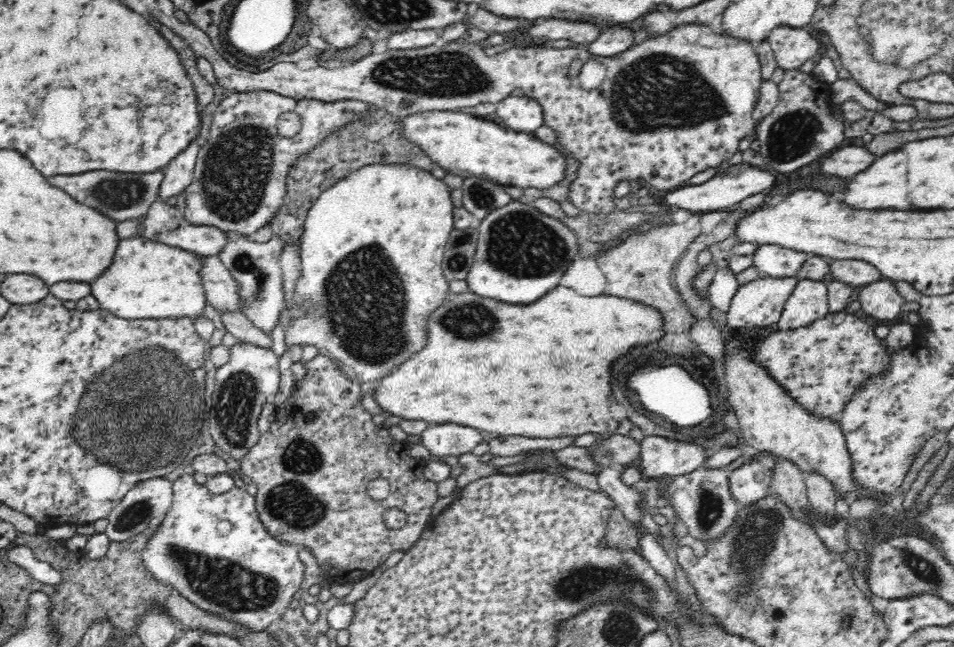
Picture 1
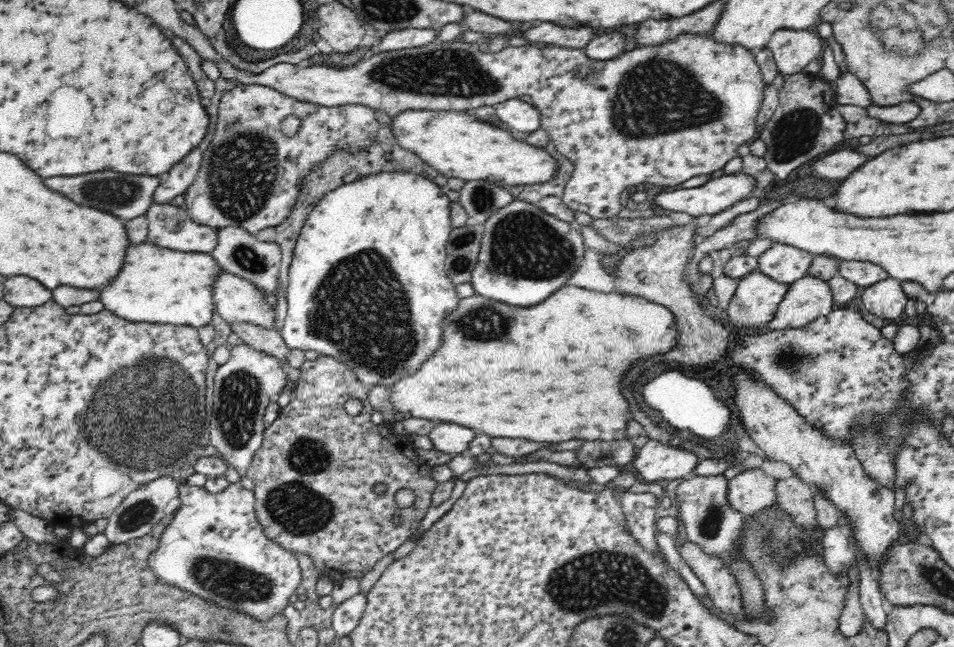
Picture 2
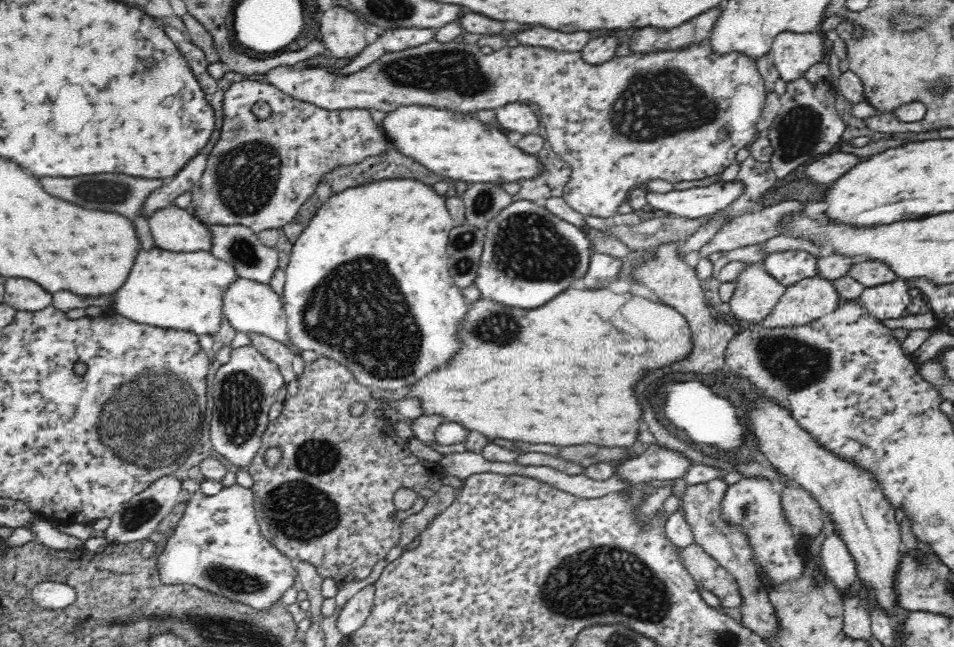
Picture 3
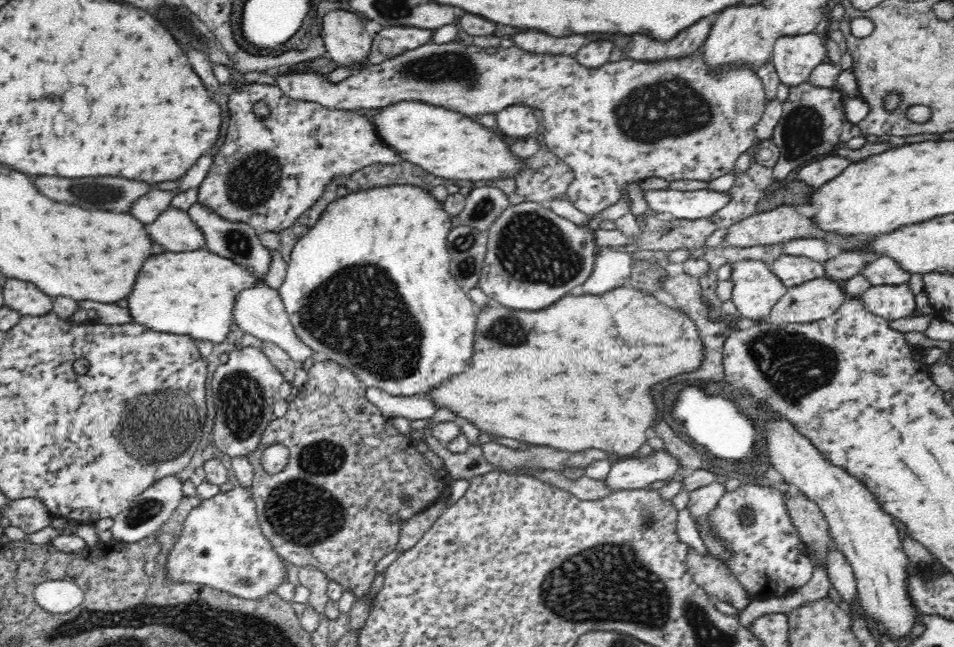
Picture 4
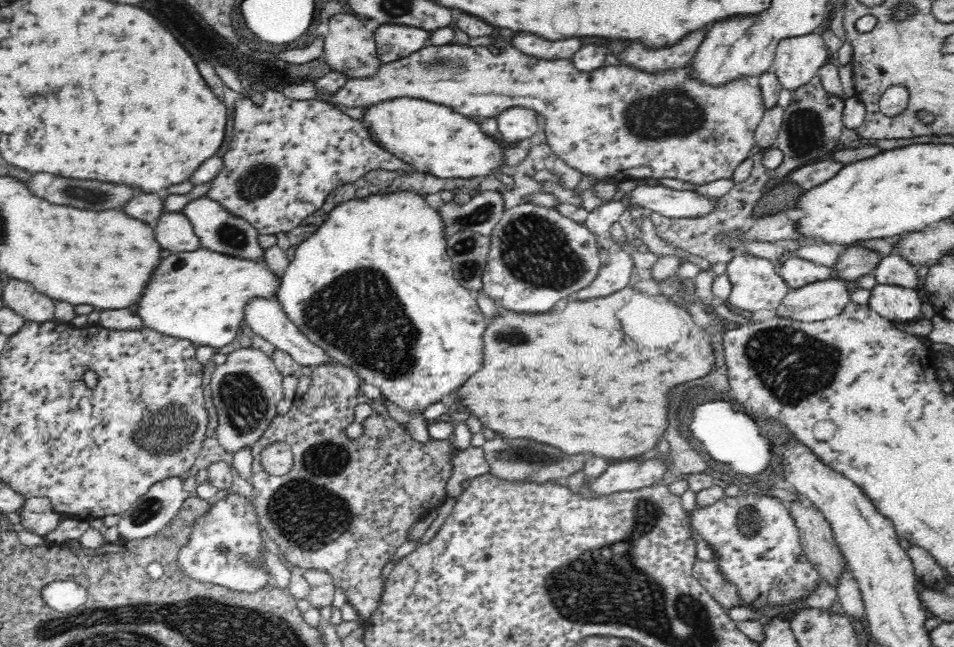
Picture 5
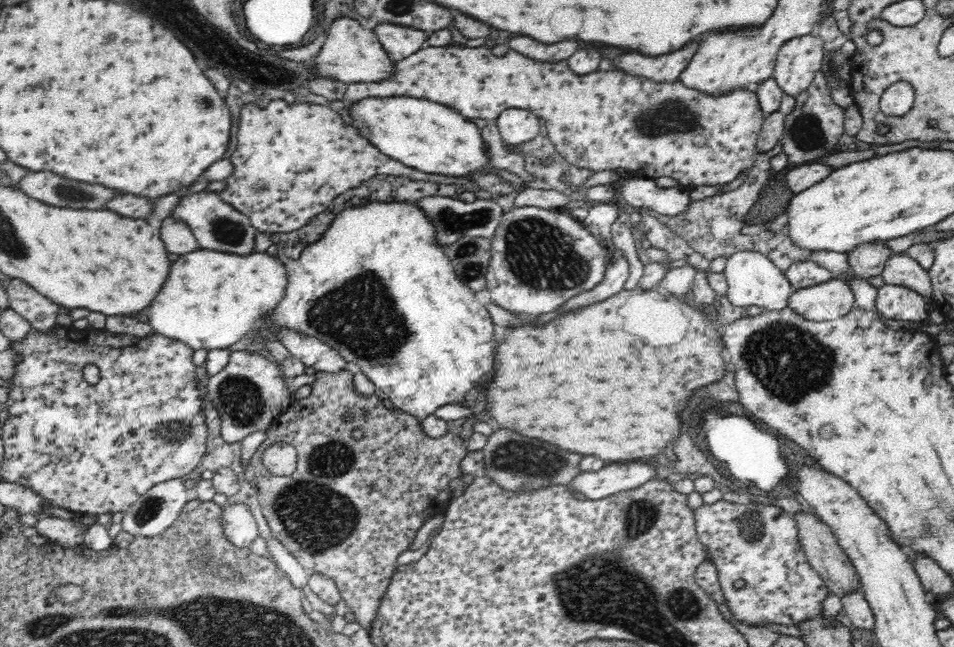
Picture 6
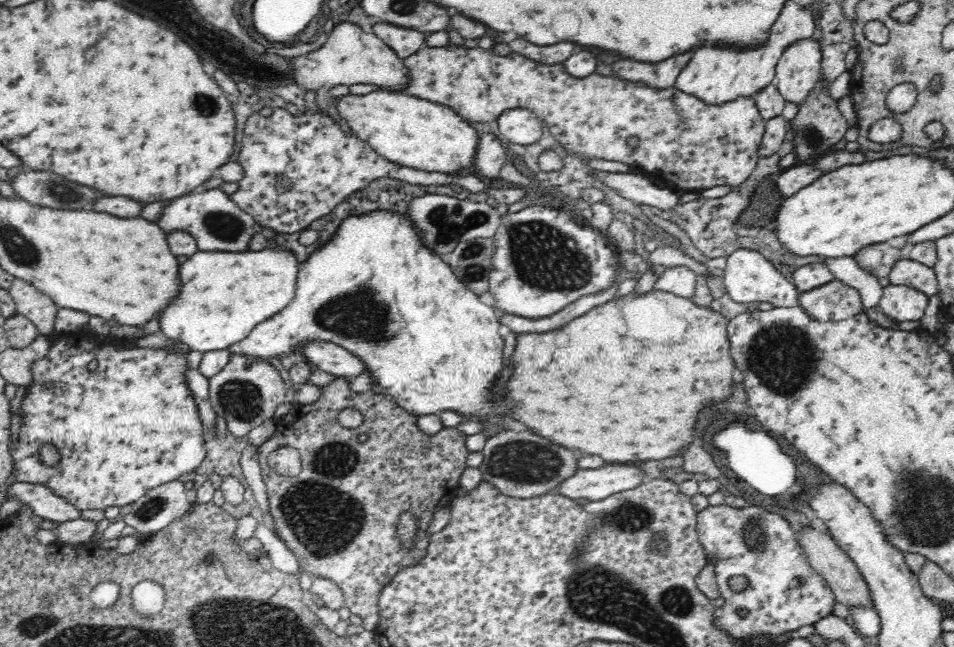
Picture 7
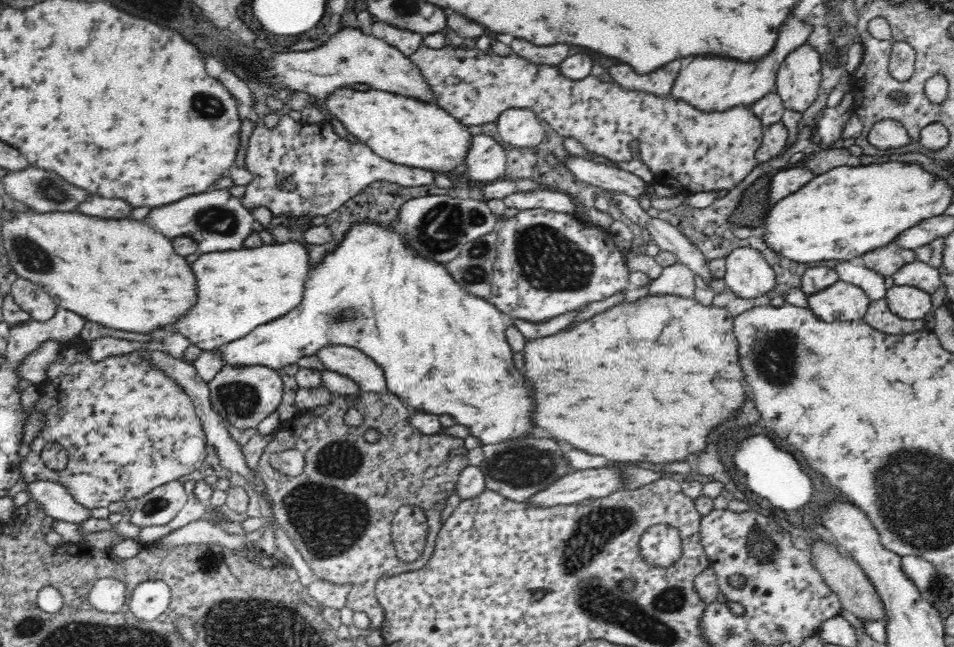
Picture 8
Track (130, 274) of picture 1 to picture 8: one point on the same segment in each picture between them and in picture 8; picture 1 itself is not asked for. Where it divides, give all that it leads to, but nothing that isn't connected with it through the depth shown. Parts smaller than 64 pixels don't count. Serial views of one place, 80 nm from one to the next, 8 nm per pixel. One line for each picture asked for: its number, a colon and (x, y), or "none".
2: (159, 286)
3: (184, 291)
4: (193, 294)
5: (201, 297)
6: (213, 299)
7: (227, 293)
8: (241, 289)

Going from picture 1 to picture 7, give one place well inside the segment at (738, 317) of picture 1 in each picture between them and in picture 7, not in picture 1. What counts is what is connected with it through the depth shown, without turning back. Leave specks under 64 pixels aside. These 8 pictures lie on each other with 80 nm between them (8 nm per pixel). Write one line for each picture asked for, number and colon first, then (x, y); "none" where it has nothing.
2: (754, 302)
3: (756, 292)
4: (756, 289)
5: (755, 283)
6: (752, 279)
7: (749, 276)

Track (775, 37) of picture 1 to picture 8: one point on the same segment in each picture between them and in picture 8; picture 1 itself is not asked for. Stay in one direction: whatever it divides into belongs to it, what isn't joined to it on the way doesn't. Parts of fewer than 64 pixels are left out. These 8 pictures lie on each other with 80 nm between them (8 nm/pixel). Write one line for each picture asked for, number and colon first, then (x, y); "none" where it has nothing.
2: (792, 51)
3: (794, 54)
4: (794, 57)
5: (797, 60)
6: (799, 61)
7: (798, 72)
8: (798, 83)

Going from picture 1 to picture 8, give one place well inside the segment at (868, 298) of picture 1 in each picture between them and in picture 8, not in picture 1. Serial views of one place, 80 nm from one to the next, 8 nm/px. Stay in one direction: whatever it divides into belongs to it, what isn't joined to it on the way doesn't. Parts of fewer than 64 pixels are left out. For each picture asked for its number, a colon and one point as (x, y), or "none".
2: (887, 299)
3: (891, 300)
4: (892, 302)
5: (894, 302)
6: (894, 302)
7: (903, 303)
8: (908, 302)

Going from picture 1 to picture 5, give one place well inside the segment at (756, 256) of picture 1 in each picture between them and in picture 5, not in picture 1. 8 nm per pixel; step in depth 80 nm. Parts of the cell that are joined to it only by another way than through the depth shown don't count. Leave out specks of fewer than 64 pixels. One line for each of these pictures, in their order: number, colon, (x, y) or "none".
2: (786, 264)
3: (788, 267)
4: (792, 270)
5: (797, 272)

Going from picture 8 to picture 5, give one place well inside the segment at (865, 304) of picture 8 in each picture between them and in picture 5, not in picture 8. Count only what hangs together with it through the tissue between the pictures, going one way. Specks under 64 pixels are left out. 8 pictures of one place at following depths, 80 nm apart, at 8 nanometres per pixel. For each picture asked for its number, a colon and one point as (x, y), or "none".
5: (823, 300)
6: (831, 300)
7: (836, 300)

